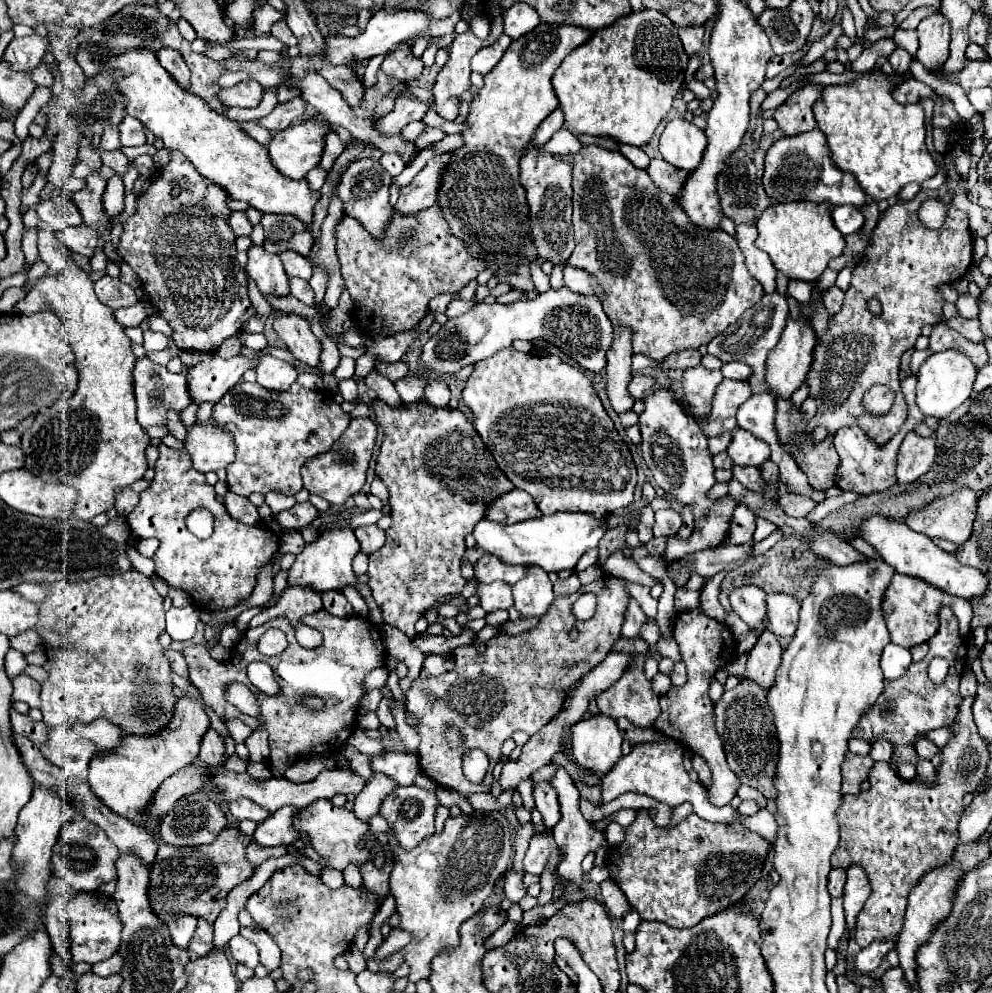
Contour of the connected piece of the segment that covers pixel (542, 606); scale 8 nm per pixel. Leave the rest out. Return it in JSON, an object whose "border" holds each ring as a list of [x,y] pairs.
{"border":[[[526,567],[526,577],[520,579],[514,587],[514,601],[516,609],[522,611],[524,617],[542,617],[550,603],[554,601],[552,583],[548,579],[548,573],[540,567]]]}

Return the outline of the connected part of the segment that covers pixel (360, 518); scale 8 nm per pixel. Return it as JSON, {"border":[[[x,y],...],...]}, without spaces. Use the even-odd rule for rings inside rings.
{"border":[[[372,509],[372,511],[366,511],[366,513],[354,515],[354,519],[352,519],[350,527],[352,527],[352,529],[356,529],[358,525],[368,525],[368,523],[378,523],[378,519],[382,519],[384,515],[388,515],[388,511],[384,511],[384,509],[380,509],[380,511]]]}

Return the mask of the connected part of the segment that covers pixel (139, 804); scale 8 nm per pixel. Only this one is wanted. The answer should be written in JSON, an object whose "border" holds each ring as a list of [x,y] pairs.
{"border":[[[184,695],[174,705],[174,715],[162,731],[154,735],[128,735],[122,745],[110,753],[100,755],[100,763],[90,763],[88,773],[88,785],[94,791],[102,803],[112,809],[114,813],[130,819],[132,823],[150,829],[156,839],[160,839],[158,833],[158,819],[146,817],[146,807],[152,803],[152,797],[156,789],[162,785],[162,781],[174,771],[186,767],[186,763],[192,763],[198,757],[202,735],[210,727],[210,717],[204,711],[204,705],[190,695]]]}

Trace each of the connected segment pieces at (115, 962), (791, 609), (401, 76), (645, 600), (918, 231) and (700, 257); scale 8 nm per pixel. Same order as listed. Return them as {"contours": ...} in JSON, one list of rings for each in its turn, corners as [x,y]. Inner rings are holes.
{"contours":[[[[110,957],[106,961],[100,961],[96,965],[92,965],[92,971],[100,977],[106,977],[106,975],[112,975],[112,973],[118,973],[122,967],[122,957]]],[[[768,595],[768,630],[780,637],[792,637],[798,626],[800,603],[790,595]]],[[[402,43],[396,51],[386,55],[380,69],[386,73],[386,77],[390,77],[398,83],[410,83],[410,81],[420,79],[424,67],[422,67],[422,61],[412,55],[410,47]]],[[[624,579],[622,581],[630,595],[638,601],[645,615],[648,618],[655,618],[657,614],[658,601],[652,598],[650,587],[642,586]]],[[[946,159],[946,169],[950,175],[940,189],[920,191],[912,201],[896,201],[882,213],[872,233],[872,241],[864,251],[864,261],[852,269],[852,281],[842,309],[828,321],[824,335],[816,337],[814,361],[806,375],[806,383],[818,411],[808,423],[808,429],[812,431],[816,425],[824,425],[830,429],[830,437],[818,445],[806,441],[806,451],[794,457],[816,491],[826,491],[836,485],[840,457],[834,449],[832,435],[844,425],[860,423],[858,419],[864,415],[862,397],[872,385],[890,387],[896,393],[896,399],[892,411],[882,419],[876,419],[876,425],[866,425],[864,431],[878,445],[886,445],[892,435],[898,433],[906,419],[906,401],[900,389],[900,357],[914,347],[924,325],[934,325],[944,319],[944,299],[936,287],[962,279],[972,263],[974,243],[968,217],[964,211],[952,209],[952,189],[958,185],[964,187],[966,179],[954,171],[950,159]],[[930,197],[936,197],[948,207],[946,221],[940,229],[928,229],[918,219],[920,205]],[[870,297],[880,299],[880,317],[868,313],[866,301]]],[[[584,145],[576,155],[564,157],[564,155],[554,155],[562,161],[570,161],[572,163],[572,205],[574,205],[574,215],[572,215],[572,223],[574,223],[574,241],[576,241],[576,249],[572,251],[570,257],[570,265],[576,269],[582,269],[590,275],[596,277],[600,289],[600,297],[602,297],[602,305],[604,311],[608,313],[608,317],[612,319],[614,325],[622,325],[622,327],[630,327],[632,329],[632,349],[634,353],[646,355],[654,361],[662,361],[666,355],[674,353],[674,351],[682,351],[682,349],[698,349],[702,343],[710,343],[716,335],[720,335],[728,325],[732,325],[746,309],[750,309],[754,303],[758,303],[758,299],[762,299],[764,289],[762,285],[750,275],[750,271],[744,265],[744,255],[738,249],[738,243],[732,235],[724,233],[722,229],[712,229],[708,231],[710,235],[702,235],[704,229],[694,225],[688,215],[684,213],[684,209],[680,207],[678,199],[674,195],[668,195],[664,191],[660,191],[650,175],[638,167],[634,167],[620,151],[610,151],[610,149],[602,149],[598,145]]]]}

